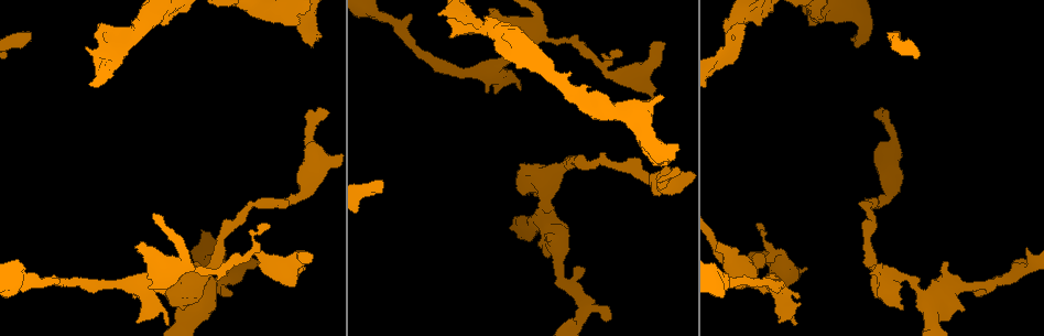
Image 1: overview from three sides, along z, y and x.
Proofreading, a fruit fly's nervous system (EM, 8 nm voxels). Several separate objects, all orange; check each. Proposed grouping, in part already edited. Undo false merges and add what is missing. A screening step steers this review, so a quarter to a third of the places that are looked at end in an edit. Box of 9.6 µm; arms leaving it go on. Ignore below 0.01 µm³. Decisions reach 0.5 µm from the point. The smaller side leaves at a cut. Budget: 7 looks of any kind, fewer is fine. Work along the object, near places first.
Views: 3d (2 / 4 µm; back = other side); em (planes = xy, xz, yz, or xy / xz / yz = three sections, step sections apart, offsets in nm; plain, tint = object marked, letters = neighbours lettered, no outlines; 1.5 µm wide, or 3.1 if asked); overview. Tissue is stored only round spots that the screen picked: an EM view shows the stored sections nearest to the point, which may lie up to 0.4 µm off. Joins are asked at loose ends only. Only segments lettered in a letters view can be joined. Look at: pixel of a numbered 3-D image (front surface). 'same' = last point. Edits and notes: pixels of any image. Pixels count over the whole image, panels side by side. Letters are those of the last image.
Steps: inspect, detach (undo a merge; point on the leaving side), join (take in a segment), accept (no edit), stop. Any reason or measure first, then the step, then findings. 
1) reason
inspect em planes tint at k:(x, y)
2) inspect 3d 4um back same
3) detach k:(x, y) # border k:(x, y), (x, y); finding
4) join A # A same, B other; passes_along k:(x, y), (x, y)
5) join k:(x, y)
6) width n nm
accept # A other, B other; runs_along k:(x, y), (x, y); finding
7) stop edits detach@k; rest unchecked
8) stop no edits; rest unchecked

an open end
inspect em planes letters at 1:(317, 41)

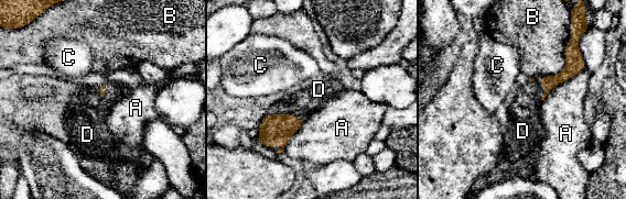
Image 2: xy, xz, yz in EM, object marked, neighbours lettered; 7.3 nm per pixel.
join 2:(315, 92) # A other, B other, C other, D same; passes_along 2:(276, 129), (289, 114), (315, 92); the neuron continues

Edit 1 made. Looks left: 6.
inspect overview

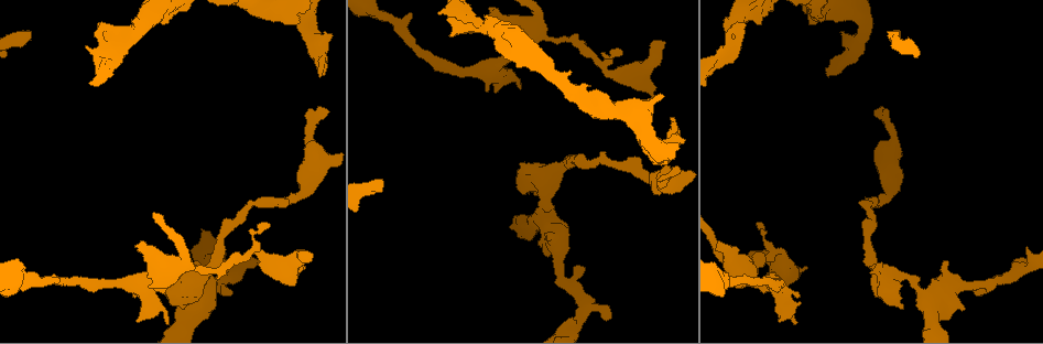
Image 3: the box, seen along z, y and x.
thick end
inspect 3d 2um back at 3:(305, 268)

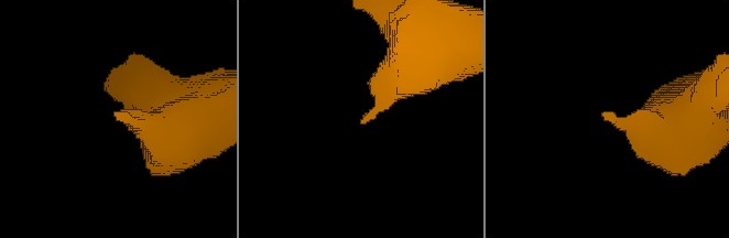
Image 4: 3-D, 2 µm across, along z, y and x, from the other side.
now the EM
inspect em planes letters at 4:(603, 114)

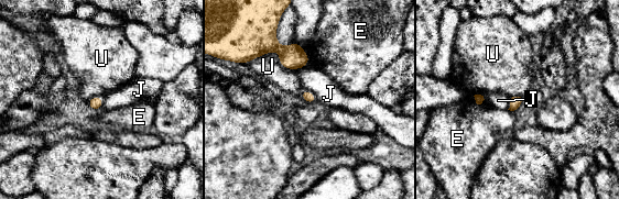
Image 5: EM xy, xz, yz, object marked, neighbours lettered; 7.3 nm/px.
accept # E other, J other, U other; border 5:(246, 64), (277, 52), (300, 69); none of them fits

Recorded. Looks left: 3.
tapers out
inspect em yz step 8 tint at 3:(760, 226)

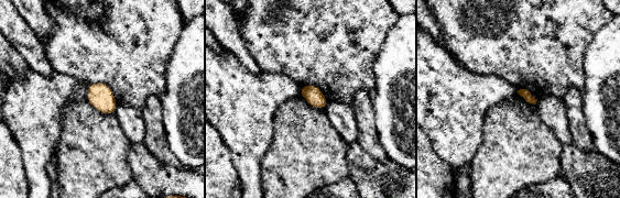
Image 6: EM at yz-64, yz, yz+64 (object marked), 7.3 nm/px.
inspect em xy step 4 letters same

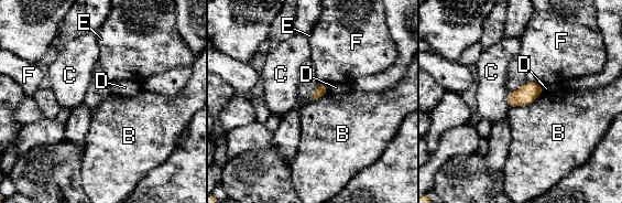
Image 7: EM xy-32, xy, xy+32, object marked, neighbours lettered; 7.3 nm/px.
accept # B other, C other, D other, E other, F other; border 7:(544, 92), (531, 104), (510, 108); no lettered segment goes on from it

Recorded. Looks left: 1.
stop edits join@2; rest unchecked

